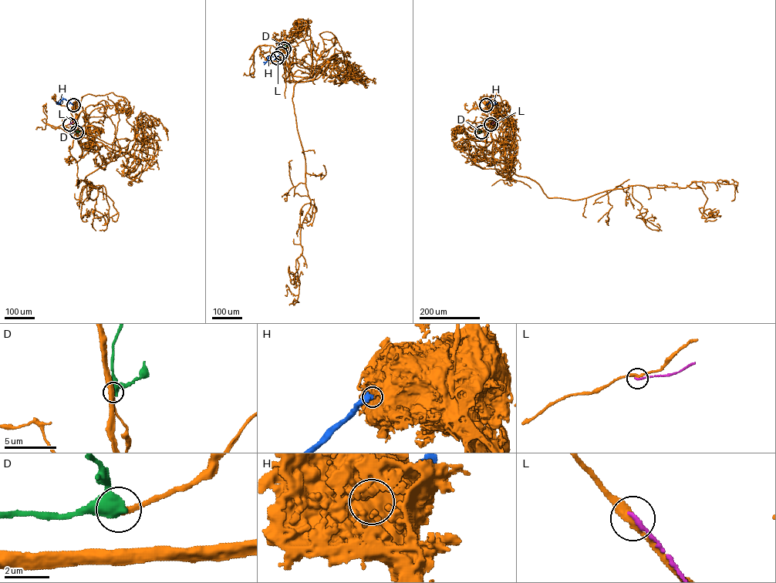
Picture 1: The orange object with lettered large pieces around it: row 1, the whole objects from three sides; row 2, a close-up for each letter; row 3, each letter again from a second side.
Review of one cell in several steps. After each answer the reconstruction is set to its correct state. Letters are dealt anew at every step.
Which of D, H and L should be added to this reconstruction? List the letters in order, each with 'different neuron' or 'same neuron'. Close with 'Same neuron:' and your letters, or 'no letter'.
D: different neuron
H: different neuron
L: different neuron
Same neuron: no letter

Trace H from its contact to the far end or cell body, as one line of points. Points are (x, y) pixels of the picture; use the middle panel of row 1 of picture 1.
H: (281, 53), (275, 57), (268, 57), (268, 61), (263, 62)

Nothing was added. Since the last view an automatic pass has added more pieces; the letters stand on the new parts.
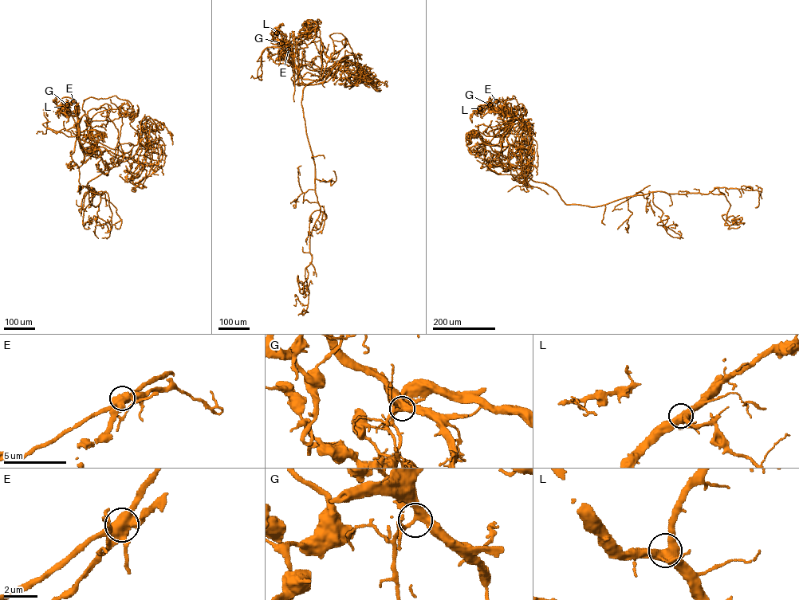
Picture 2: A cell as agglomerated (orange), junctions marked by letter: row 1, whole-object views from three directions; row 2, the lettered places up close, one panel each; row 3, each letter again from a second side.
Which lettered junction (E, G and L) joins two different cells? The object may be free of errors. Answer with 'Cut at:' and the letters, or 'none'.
Cut at: E

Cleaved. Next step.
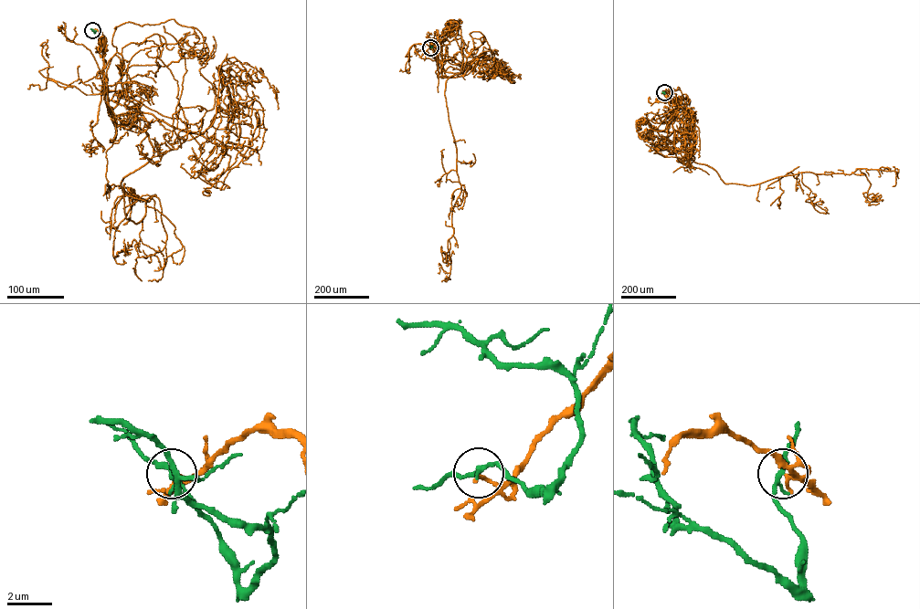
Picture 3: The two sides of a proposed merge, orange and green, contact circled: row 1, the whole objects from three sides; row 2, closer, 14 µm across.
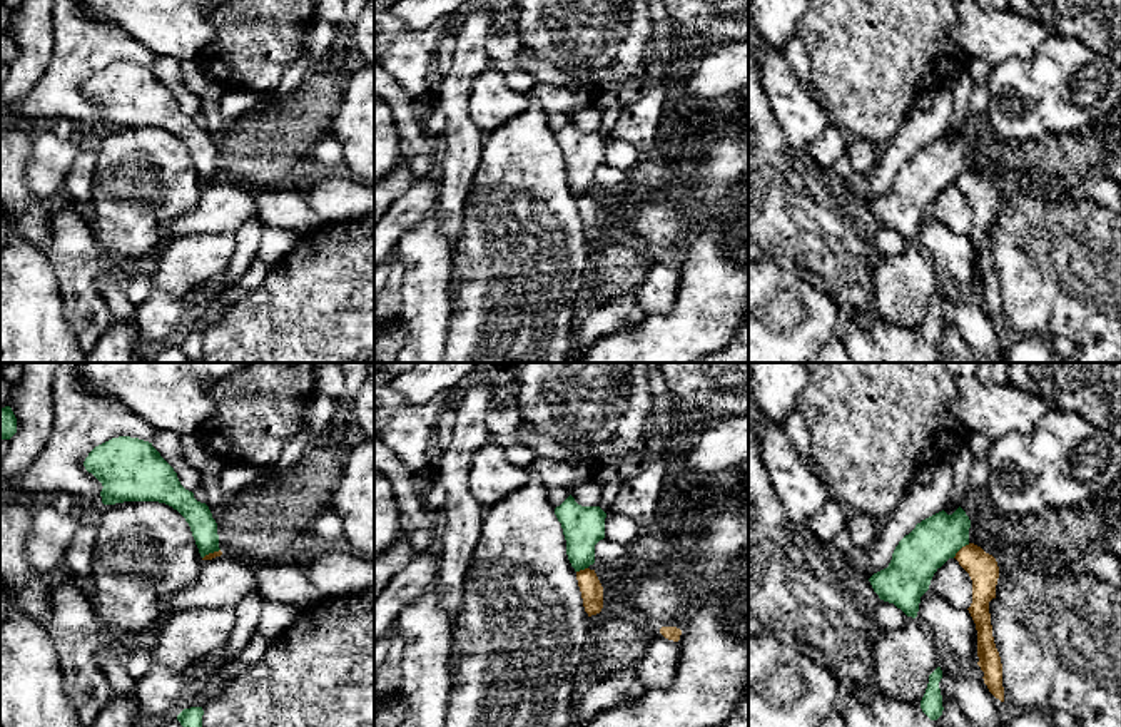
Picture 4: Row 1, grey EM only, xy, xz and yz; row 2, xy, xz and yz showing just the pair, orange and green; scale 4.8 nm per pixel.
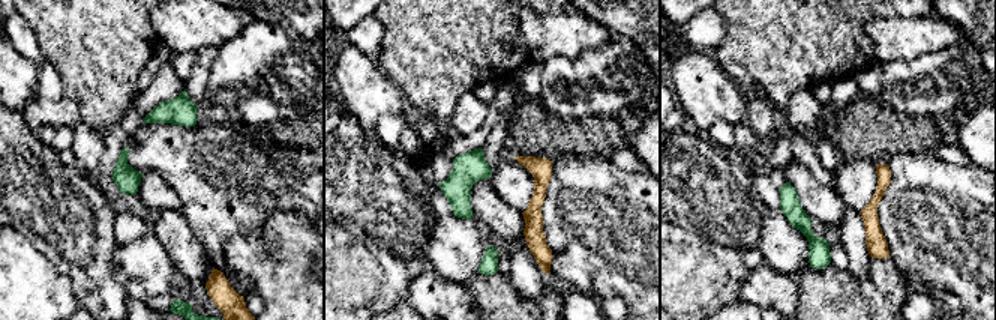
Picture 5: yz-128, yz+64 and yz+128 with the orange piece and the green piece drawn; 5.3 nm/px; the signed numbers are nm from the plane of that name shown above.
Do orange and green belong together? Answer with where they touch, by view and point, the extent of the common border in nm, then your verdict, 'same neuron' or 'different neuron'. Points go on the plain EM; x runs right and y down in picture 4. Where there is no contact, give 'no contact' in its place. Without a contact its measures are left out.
yz (961, 174) | 110 nm | different neuron

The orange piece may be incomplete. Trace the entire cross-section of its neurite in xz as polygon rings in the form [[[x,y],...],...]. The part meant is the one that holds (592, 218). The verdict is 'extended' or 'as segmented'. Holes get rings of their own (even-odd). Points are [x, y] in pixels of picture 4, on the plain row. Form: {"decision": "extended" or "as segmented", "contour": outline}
{"decision": "as segmented", "contour": [[[585,194],[576,197],[576,206],[588,242],[600,239],[603,234],[603,212],[595,196]]]}

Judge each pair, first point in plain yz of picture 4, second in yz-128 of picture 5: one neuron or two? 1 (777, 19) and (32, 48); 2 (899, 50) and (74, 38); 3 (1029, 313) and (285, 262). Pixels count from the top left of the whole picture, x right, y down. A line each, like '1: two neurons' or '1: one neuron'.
1: one neuron
2: one neuron
3: one neuron

